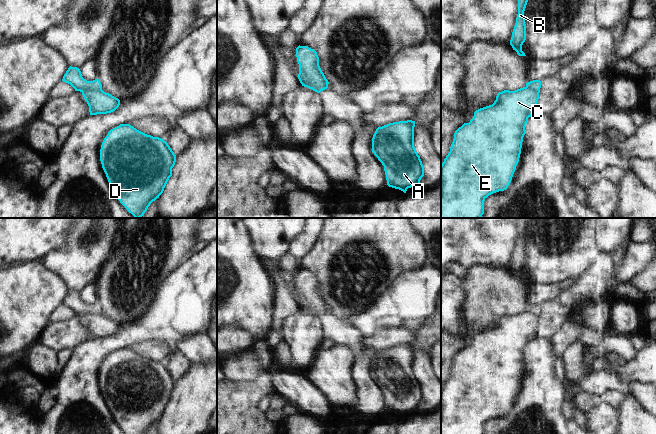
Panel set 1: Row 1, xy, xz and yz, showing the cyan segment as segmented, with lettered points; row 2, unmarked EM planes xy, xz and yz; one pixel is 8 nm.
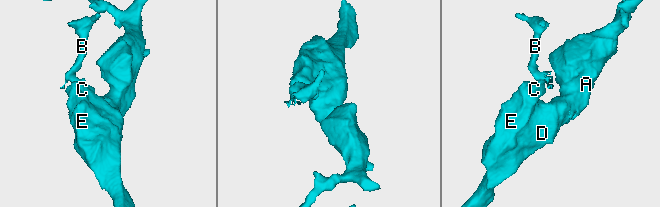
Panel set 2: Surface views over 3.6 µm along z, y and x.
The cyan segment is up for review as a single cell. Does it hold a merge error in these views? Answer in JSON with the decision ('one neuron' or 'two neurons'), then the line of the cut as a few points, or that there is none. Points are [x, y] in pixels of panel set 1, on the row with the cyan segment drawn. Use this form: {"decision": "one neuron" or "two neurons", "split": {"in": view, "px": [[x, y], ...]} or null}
{"decision": "two neurons", "split": {"in": "xy", "px": [[101, 89], [84, 90], [82, 92]]}}

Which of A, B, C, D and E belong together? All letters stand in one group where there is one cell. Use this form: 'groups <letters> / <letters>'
groups A C D E / B

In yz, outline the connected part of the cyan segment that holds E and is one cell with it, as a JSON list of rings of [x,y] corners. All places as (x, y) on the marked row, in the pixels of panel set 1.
[[[527,87],[504,90],[492,105],[476,110],[470,122],[455,131],[450,152],[441,164],[441,218],[481,218],[485,199],[508,188],[519,162],[528,118],[536,114],[538,99],[539,94]]]

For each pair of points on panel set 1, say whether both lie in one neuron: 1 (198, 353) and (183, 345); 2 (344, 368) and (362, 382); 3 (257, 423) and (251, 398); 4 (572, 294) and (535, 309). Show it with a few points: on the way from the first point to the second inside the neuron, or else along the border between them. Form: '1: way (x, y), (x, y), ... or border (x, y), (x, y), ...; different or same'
1: way (194, 349), (191, 346), (187, 346); same
2: border (356, 353), (353, 378), (358, 396), (355, 399); different
3: way (251, 417), (251, 404); same
4: way (563, 303), (557, 309), (544, 309); same

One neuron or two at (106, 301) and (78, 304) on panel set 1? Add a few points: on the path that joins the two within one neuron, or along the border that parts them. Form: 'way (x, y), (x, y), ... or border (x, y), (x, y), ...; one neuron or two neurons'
border (98, 302), (102, 313); two neurons

